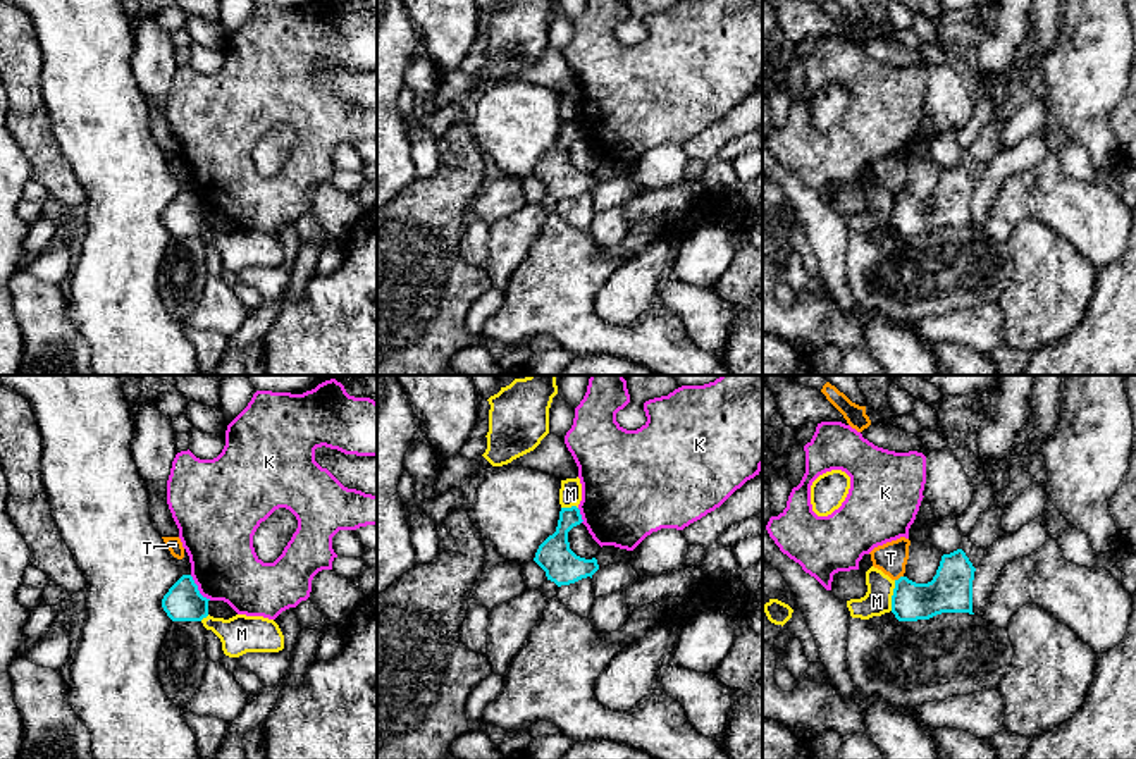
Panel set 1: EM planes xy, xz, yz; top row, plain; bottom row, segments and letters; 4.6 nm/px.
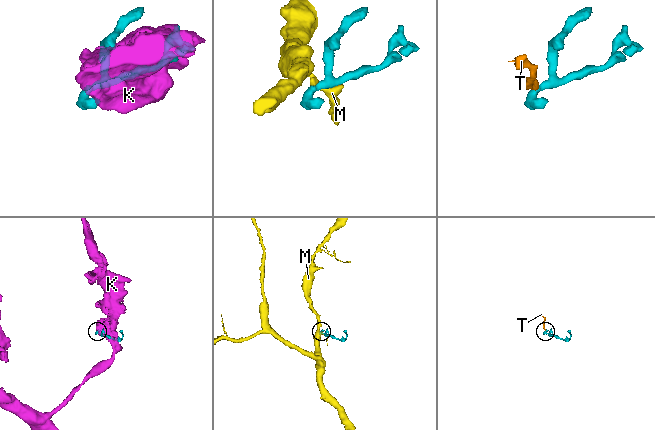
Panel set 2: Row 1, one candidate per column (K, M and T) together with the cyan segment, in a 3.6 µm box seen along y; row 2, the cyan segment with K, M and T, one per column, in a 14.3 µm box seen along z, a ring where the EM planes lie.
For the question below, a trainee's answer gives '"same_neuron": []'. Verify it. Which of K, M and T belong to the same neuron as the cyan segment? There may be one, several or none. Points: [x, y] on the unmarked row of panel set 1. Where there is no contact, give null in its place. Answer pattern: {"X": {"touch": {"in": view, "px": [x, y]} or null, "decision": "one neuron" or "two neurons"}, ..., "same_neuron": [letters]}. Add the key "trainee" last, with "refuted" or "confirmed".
{"K": {"touch": {"in": "xy", "px": [197, 203]}, "decision": "two neurons"}, "M": {"touch": {"in": "yz", "px": [892, 210]}, "decision": "two neurons"}, "T": {"touch": {"in": "yz", "px": [901, 191]}, "decision": "two neurons"}, "same_neuron": [], "trainee": "confirmed"}

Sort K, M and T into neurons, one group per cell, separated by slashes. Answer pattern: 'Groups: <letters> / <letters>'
Groups: K / M / T

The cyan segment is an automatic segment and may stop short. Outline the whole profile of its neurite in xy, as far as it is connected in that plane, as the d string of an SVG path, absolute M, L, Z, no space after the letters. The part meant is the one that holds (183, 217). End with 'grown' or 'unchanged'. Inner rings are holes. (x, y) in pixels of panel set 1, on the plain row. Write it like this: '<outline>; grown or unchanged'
M182 189L164 210L162 222L172 236L201 236L208 231L208 215L191 189Z; unchanged

